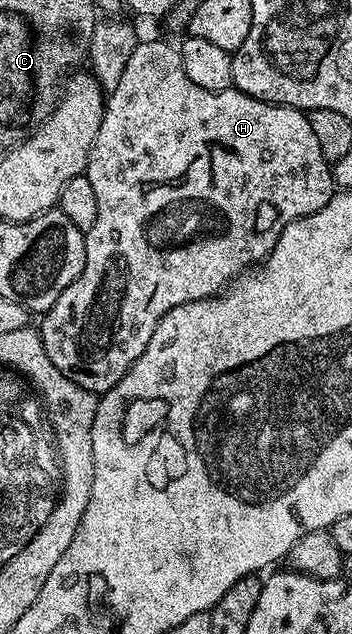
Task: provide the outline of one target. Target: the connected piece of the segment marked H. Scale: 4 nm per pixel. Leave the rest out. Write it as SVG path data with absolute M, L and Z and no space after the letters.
M146 39L139 40L136 51L132 51L132 59L128 59L128 67L124 67L124 75L120 75L120 83L116 83L116 87L109 90L106 97L106 110L100 123L100 131L96 131L96 143L92 143L92 151L84 175L88 179L88 183L92 183L92 187L96 190L96 223L92 223L92 227L85 230L84 233L86 239L84 267L80 276L62 292L60 299L56 299L53 307L46 310L41 318L41 321L43 321L42 325L40 324L40 332L44 343L44 351L48 351L48 359L52 359L56 371L60 371L60 375L72 379L72 383L84 387L95 395L108 392L112 387L116 387L116 383L120 383L120 379L124 379L124 375L130 370L132 363L136 363L136 359L140 359L140 355L144 355L144 347L148 347L148 339L152 339L152 331L156 331L159 319L164 315L168 315L168 311L172 311L172 307L180 307L189 301L202 301L206 297L213 297L221 293L238 274L245 273L247 269L266 260L266 257L272 251L272 247L276 247L284 227L288 227L288 223L320 211L320 207L324 207L324 203L328 203L328 199L334 196L336 192L336 182L331 162L324 159L324 151L320 151L320 143L316 139L316 134L312 131L312 123L308 123L306 113L303 110L293 109L287 105L271 105L268 101L250 97L247 93L242 93L239 89L233 87L224 91L204 91L204 87L196 87L196 83L192 83L192 79L188 79L188 75L184 71L181 52L175 46L173 49L166 41L146 41Z

